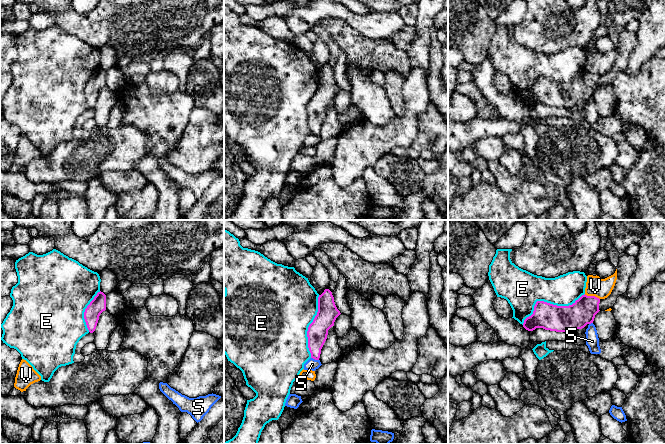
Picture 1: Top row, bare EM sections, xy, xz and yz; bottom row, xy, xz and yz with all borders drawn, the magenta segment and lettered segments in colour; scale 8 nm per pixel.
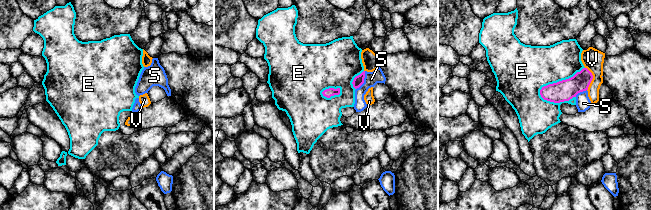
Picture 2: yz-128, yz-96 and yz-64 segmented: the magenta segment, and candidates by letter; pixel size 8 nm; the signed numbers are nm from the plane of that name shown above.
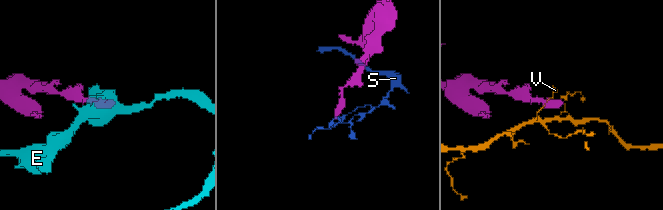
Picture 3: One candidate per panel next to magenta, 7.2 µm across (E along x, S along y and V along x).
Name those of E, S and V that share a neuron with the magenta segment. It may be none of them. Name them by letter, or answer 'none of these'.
none of these

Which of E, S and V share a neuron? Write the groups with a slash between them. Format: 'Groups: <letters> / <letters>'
Groups: E / S / V

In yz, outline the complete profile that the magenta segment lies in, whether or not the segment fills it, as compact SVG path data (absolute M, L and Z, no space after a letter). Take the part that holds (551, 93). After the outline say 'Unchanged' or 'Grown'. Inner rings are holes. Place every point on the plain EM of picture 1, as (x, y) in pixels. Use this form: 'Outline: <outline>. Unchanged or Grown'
Outline: M585 70L569 82L537 77L533 90L524 96L523 103L528 107L543 104L556 108L582 105L593 99L595 91L600 87L599 79L599 74Z. Unchanged

